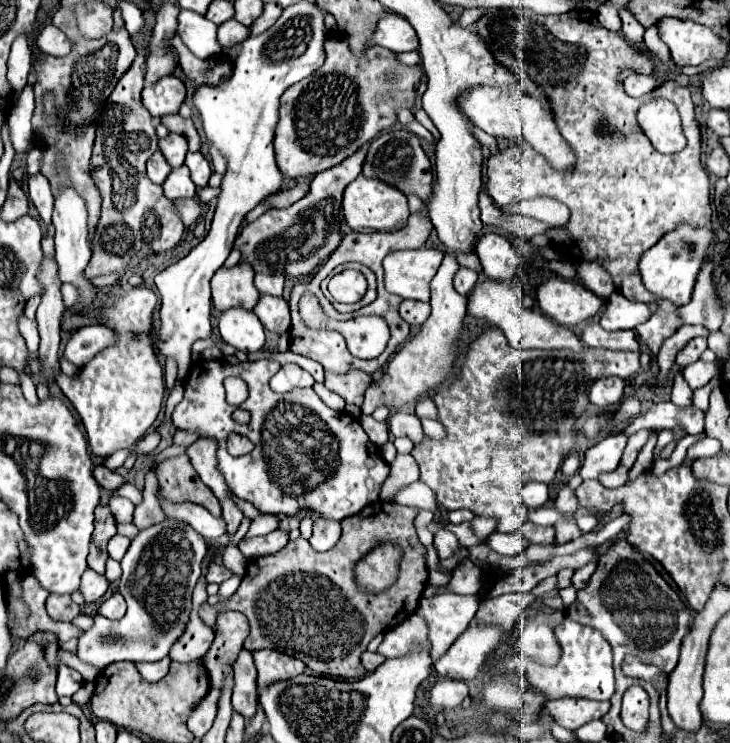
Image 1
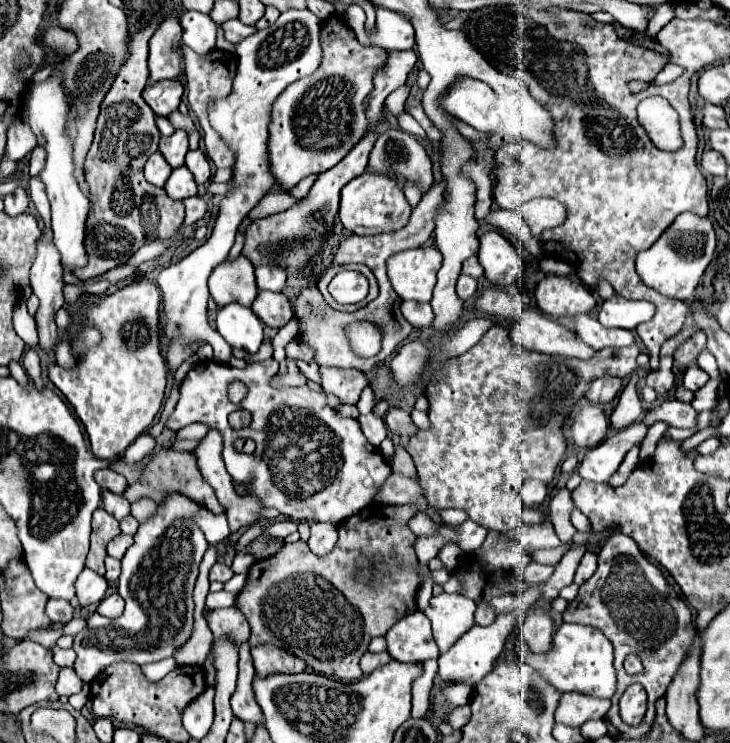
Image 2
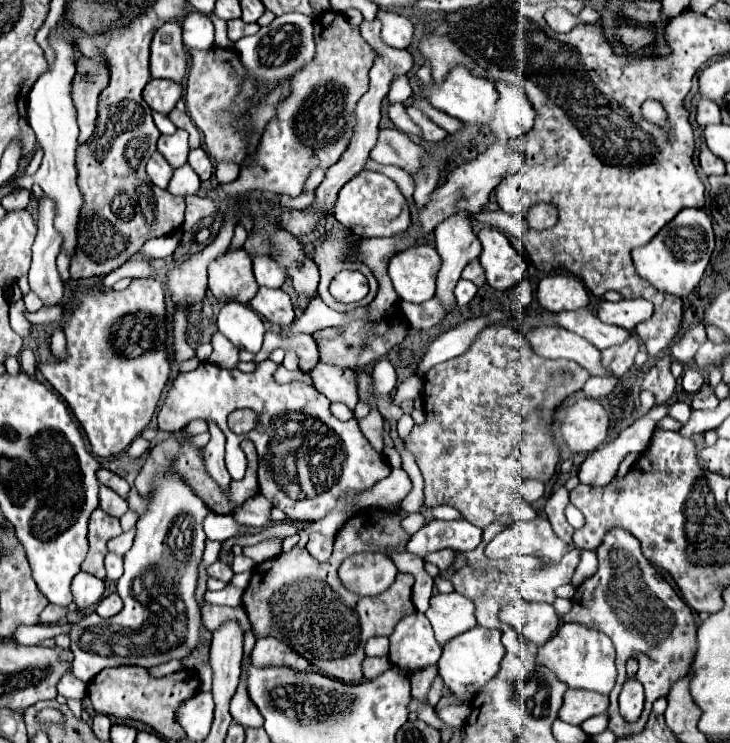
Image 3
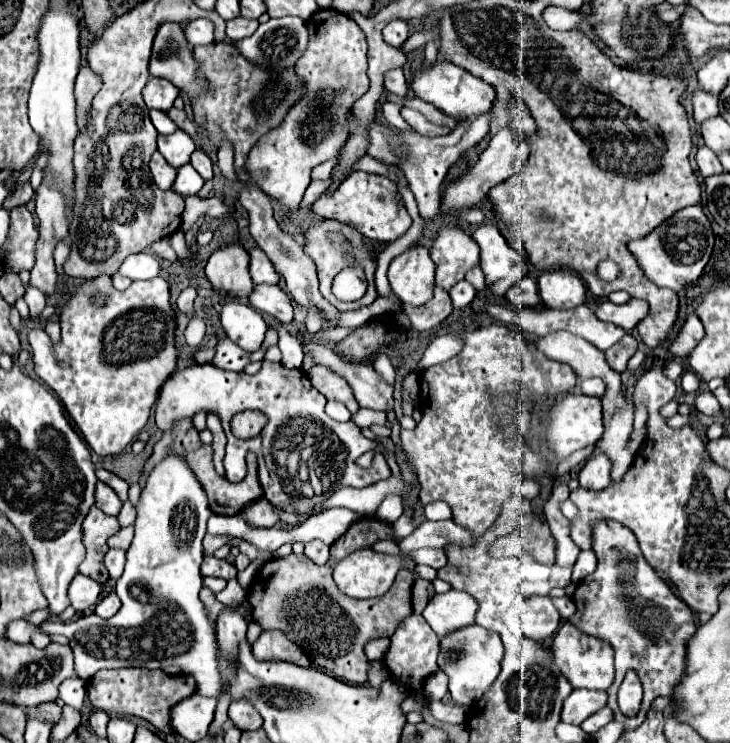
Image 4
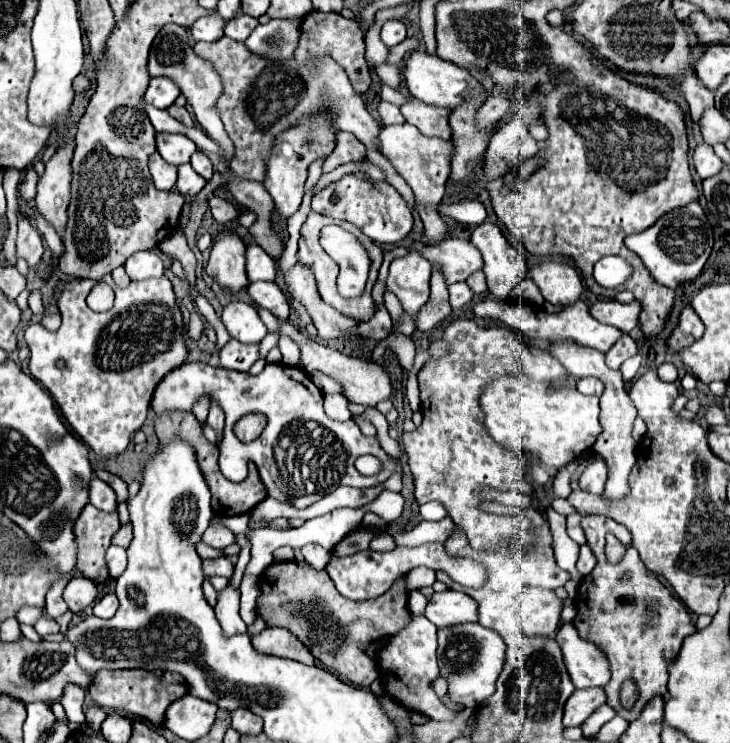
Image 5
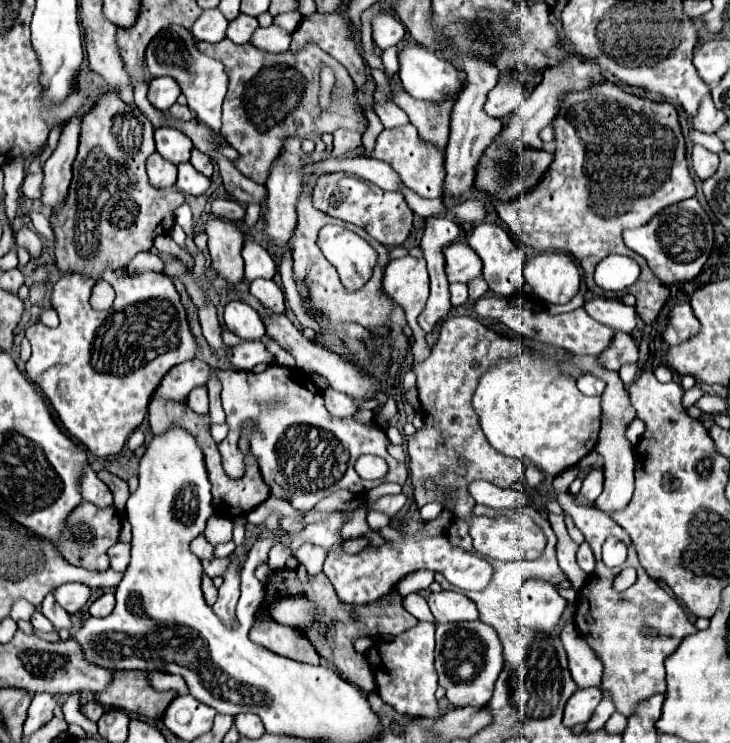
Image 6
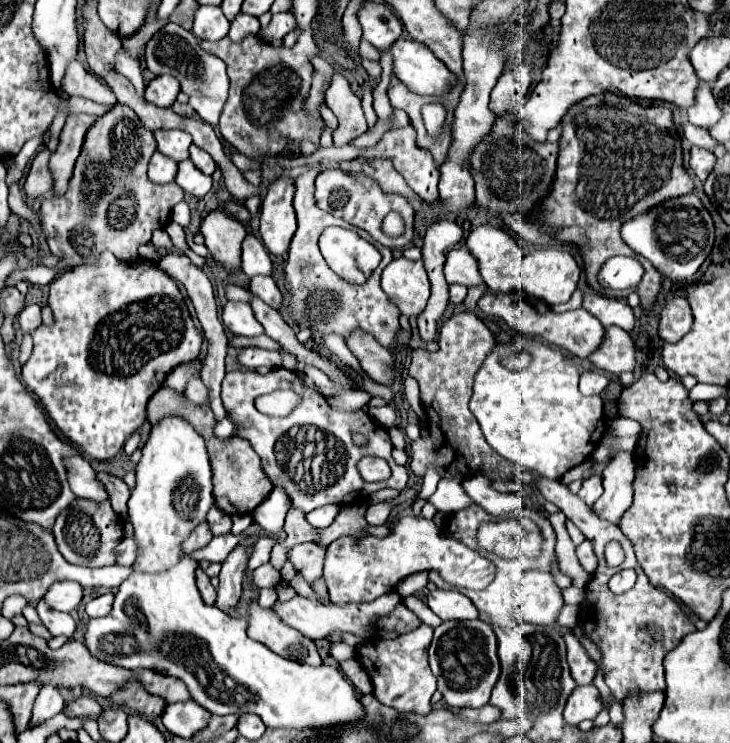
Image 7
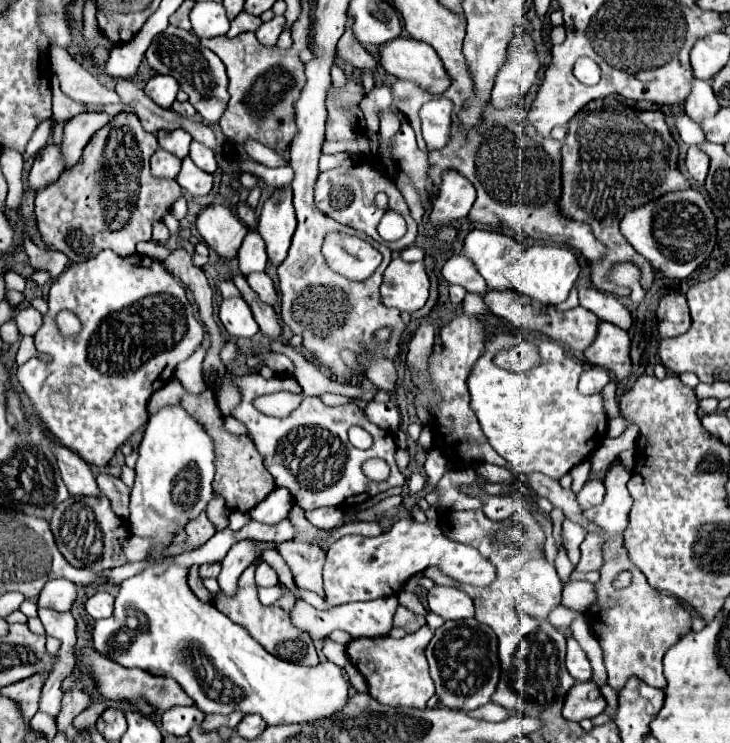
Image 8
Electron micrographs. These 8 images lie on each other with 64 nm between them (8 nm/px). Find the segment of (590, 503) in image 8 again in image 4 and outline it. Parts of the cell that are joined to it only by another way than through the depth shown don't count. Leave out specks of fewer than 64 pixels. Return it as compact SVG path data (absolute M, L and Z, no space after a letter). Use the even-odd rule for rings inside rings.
M594 452L578 474L580 486L588 490L604 490L610 484L610 472L612 472L612 460L608 460L604 452Z

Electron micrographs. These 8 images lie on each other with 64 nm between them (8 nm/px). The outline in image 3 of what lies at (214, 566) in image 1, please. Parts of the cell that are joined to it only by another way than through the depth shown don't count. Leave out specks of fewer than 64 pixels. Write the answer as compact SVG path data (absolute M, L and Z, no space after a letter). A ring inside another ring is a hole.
M222 560L214 562L214 564L208 568L208 574L210 574L212 578L222 580L222 582L230 582L230 580L232 580L232 576L234 576L232 568L230 568L226 562L222 562Z

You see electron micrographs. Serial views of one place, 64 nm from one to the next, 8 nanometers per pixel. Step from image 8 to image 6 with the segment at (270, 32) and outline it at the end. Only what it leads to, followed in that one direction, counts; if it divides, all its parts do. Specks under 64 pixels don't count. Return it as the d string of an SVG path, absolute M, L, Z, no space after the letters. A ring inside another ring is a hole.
M298 12L280 14L280 16L276 16L276 18L274 18L274 22L276 22L278 26L282 26L284 30L290 30L290 32L294 32L294 30L296 30L296 26L300 24L300 20L302 20L302 16L300 16Z

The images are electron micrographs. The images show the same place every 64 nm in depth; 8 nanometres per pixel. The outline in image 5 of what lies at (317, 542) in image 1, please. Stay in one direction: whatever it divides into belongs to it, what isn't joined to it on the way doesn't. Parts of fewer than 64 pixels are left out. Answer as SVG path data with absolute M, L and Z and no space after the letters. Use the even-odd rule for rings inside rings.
M306 544L306 546L302 548L302 556L304 556L304 560L306 560L310 566L314 566L316 570L322 570L322 568L328 564L328 560L332 558L332 554L330 554L326 548L318 546L318 544Z

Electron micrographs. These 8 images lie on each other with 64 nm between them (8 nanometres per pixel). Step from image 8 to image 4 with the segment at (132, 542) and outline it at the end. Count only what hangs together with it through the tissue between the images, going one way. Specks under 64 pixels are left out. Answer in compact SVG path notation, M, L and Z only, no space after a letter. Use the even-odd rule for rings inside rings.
M110 550L110 552L106 554L104 564L106 564L108 572L110 572L110 578L114 578L114 580L116 580L116 578L120 578L120 576L122 576L124 562L126 562L126 558L124 558L124 552L122 552L122 550Z

